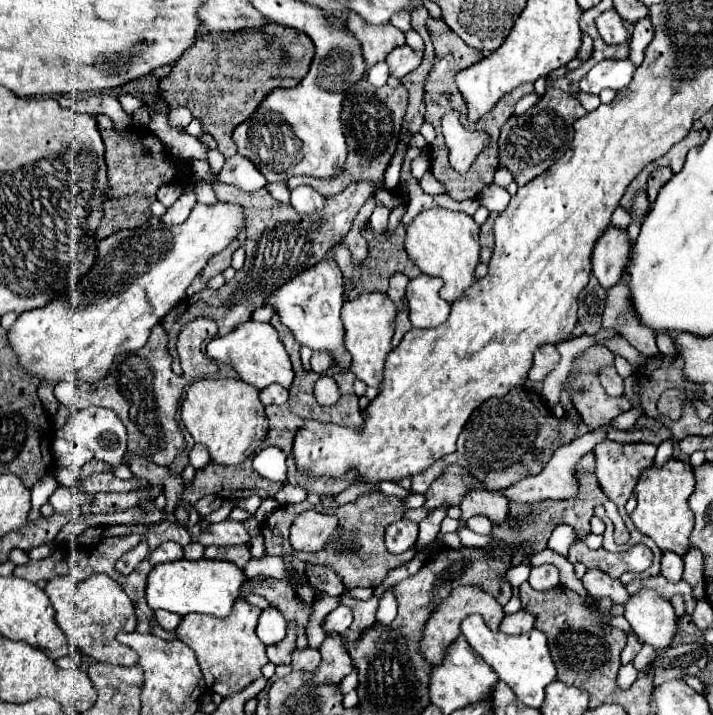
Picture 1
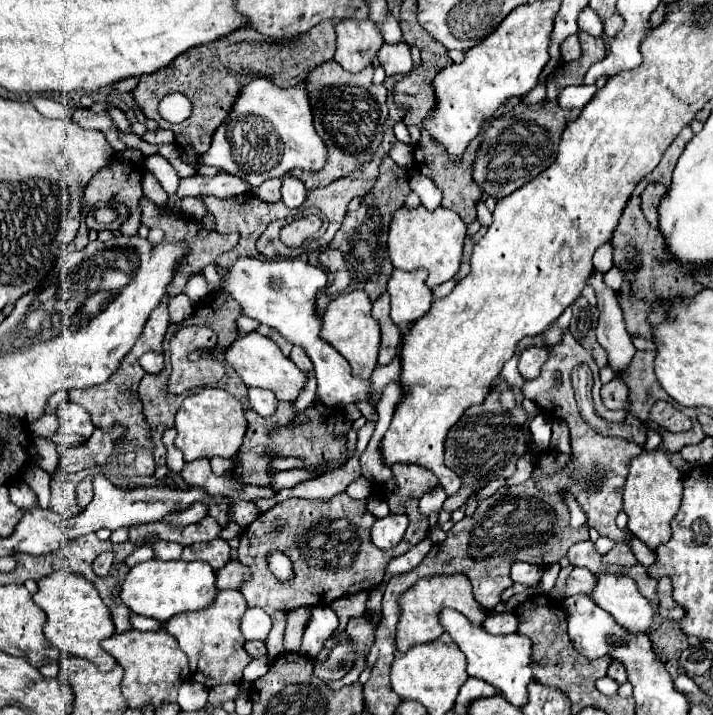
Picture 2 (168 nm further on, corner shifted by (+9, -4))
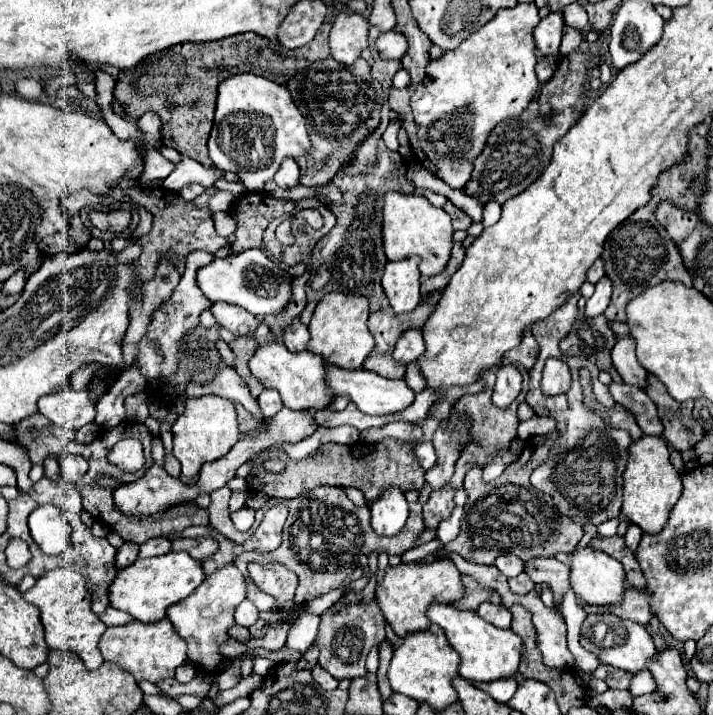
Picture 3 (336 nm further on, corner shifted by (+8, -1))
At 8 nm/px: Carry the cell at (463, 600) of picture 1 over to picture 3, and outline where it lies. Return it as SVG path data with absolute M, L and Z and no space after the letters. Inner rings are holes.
M440 559L428 565L422 563L400 563L398 567L388 567L384 581L376 587L376 601L394 629L394 633L404 639L414 631L424 631L430 627L426 611L432 603L456 603L464 595L462 575L450 559Z

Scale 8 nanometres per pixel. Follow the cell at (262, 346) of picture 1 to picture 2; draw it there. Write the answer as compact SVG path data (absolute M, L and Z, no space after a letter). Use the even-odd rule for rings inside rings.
M251 332L247 336L237 338L233 342L233 346L225 352L225 356L227 356L227 362L239 374L239 378L245 382L245 386L271 390L271 392L275 392L275 396L279 400L295 402L297 396L301 394L301 390L305 388L307 372L299 370L287 356L283 356L281 348L273 340L269 340L269 338L265 338L265 336L257 334L257 332Z

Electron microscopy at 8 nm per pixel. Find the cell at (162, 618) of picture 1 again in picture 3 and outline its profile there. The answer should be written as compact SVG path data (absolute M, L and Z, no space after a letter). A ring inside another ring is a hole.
M114 607L106 609L106 613L100 615L100 619L102 619L106 625L126 625L126 623L134 621L134 617L132 617L130 613L118 611L118 609L114 609Z

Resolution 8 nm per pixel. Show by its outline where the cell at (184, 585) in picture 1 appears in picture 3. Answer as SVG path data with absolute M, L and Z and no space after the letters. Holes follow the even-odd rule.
M170 551L162 557L138 559L130 567L120 569L118 577L110 585L110 607L126 611L142 623L154 623L166 617L170 605L190 597L204 579L206 575L202 571L202 563L192 559L184 551L180 553Z

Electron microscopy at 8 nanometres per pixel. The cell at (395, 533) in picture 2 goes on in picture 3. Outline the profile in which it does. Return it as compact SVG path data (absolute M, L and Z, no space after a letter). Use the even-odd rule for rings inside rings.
M388 489L378 501L372 503L372 529L378 535L394 537L402 531L408 519L408 503L404 493L398 489Z

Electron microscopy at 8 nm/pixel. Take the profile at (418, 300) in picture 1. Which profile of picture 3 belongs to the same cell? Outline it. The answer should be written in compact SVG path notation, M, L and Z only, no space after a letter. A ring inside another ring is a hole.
M408 257L404 261L388 261L384 275L382 275L382 287L384 293L394 309L394 313L408 313L414 311L420 303L420 271L418 271L420 259Z

